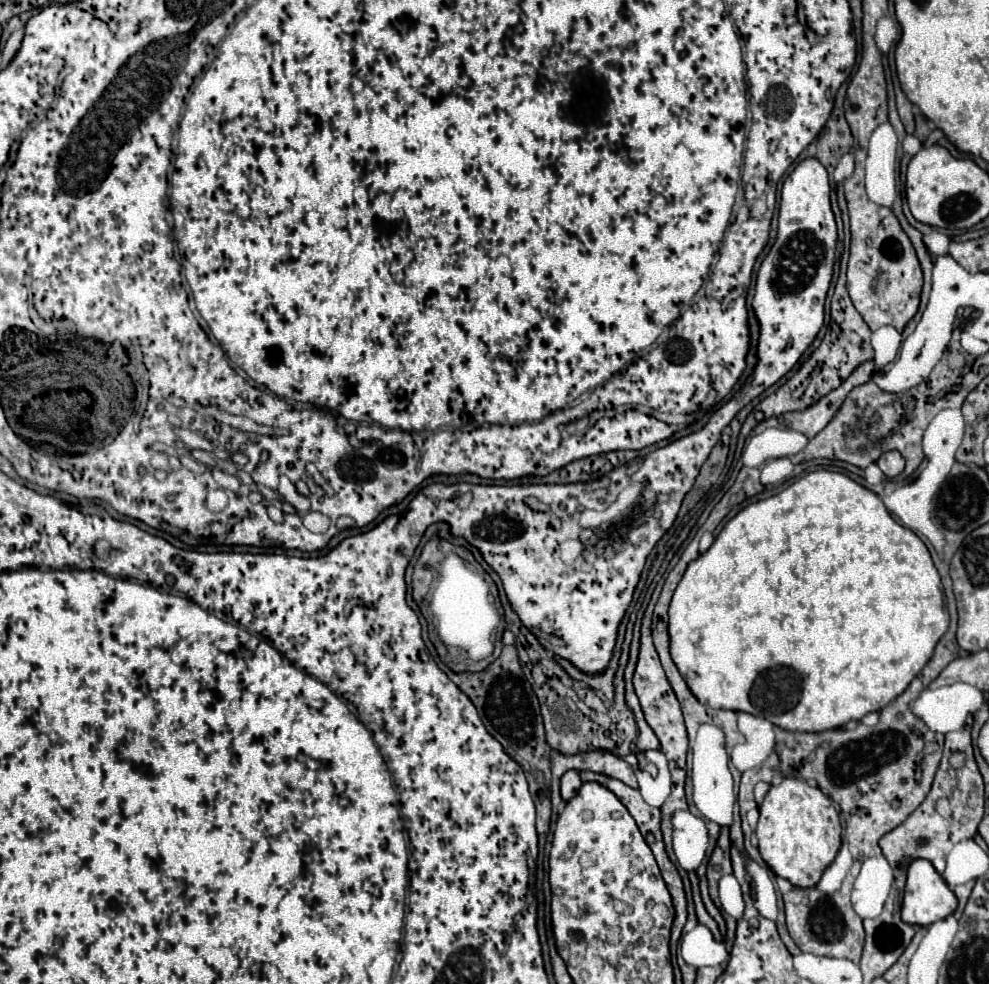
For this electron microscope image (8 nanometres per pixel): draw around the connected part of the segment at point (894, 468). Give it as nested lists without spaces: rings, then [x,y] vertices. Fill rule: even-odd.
[[[887,451],[887,453],[883,453],[883,455],[879,457],[877,465],[879,465],[879,469],[881,469],[889,479],[893,479],[893,477],[897,477],[897,475],[903,471],[905,459],[901,457],[899,451]]]

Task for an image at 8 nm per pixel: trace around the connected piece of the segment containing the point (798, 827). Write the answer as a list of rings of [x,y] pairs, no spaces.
[[[785,777],[779,785],[773,785],[769,789],[763,803],[759,805],[759,811],[761,811],[761,817],[759,817],[755,835],[759,839],[759,851],[761,851],[763,861],[771,867],[771,871],[775,875],[787,879],[795,887],[803,887],[803,889],[815,887],[819,883],[823,871],[833,863],[833,859],[841,847],[843,827],[839,821],[839,811],[835,809],[833,801],[825,793],[821,793],[819,787],[811,787],[803,779]]]

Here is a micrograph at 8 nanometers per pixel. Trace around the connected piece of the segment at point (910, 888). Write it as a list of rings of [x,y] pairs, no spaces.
[[[915,859],[909,865],[907,871],[907,885],[905,885],[905,897],[903,897],[903,909],[901,919],[909,925],[921,925],[927,927],[933,921],[941,921],[947,915],[951,915],[957,909],[957,897],[953,891],[945,885],[943,877],[935,871],[935,867],[925,859]]]

